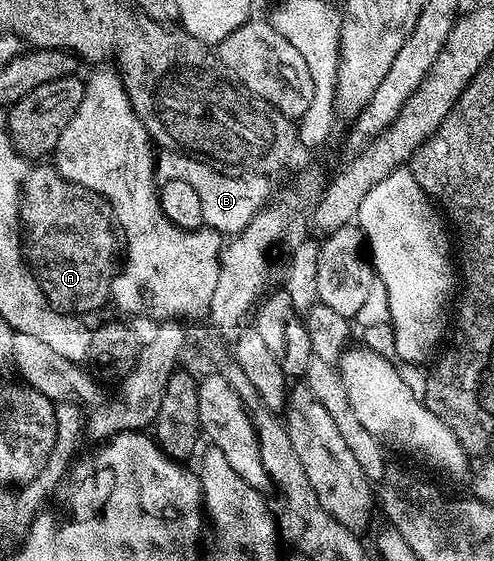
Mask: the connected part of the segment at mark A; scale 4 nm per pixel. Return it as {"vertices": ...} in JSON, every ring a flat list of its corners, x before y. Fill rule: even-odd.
{"vertices":[[52,164,41,165,30,168,29,174,25,176,25,184,21,186,21,211,23,214,23,252,26,262,33,270,33,276,41,283,41,289,45,296,49,298,50,305,61,312,70,315,86,315,92,309,101,309,111,301,111,290,113,288,113,279,119,272,119,266,123,261,123,234,117,222,117,215,113,210,113,205,103,195,88,189,83,185,71,183,56,169]]}

